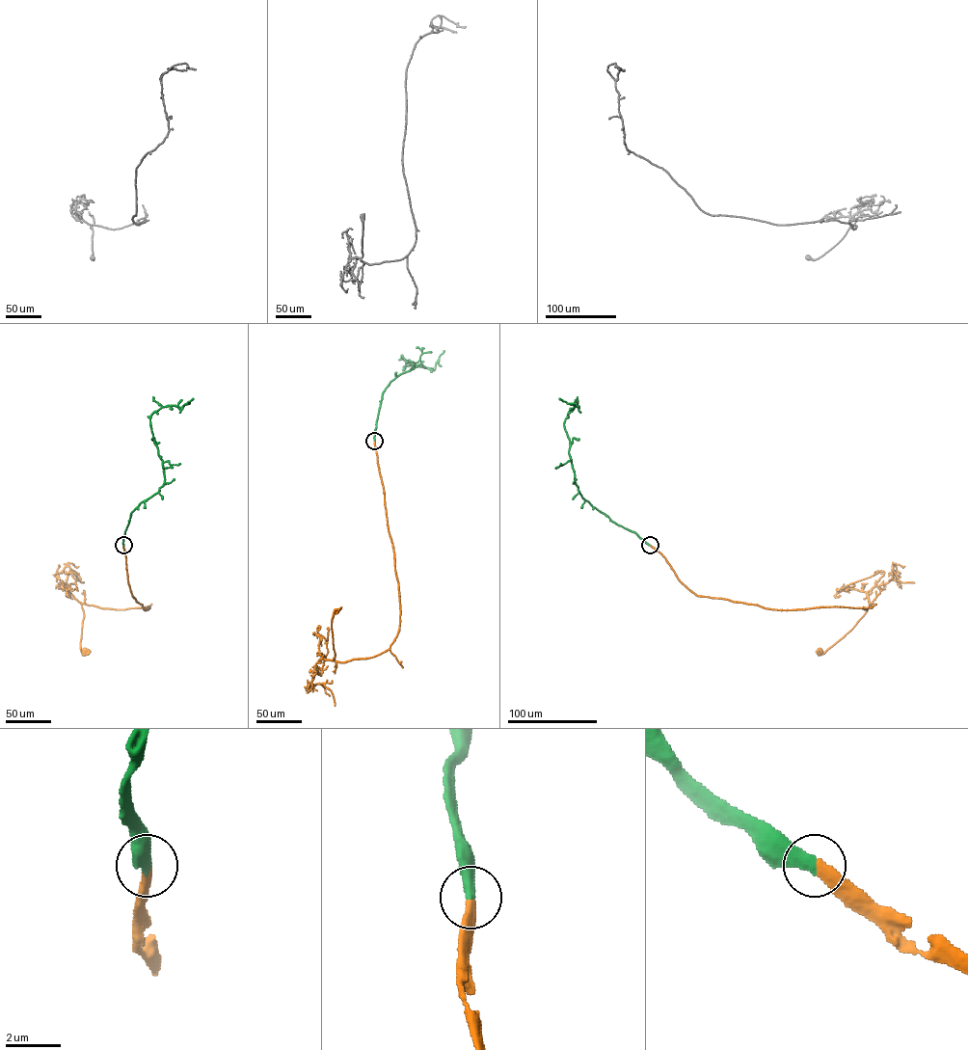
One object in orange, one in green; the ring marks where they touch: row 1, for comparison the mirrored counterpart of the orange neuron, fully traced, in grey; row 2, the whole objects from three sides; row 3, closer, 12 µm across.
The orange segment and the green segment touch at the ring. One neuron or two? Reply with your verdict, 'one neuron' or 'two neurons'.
one neuron

